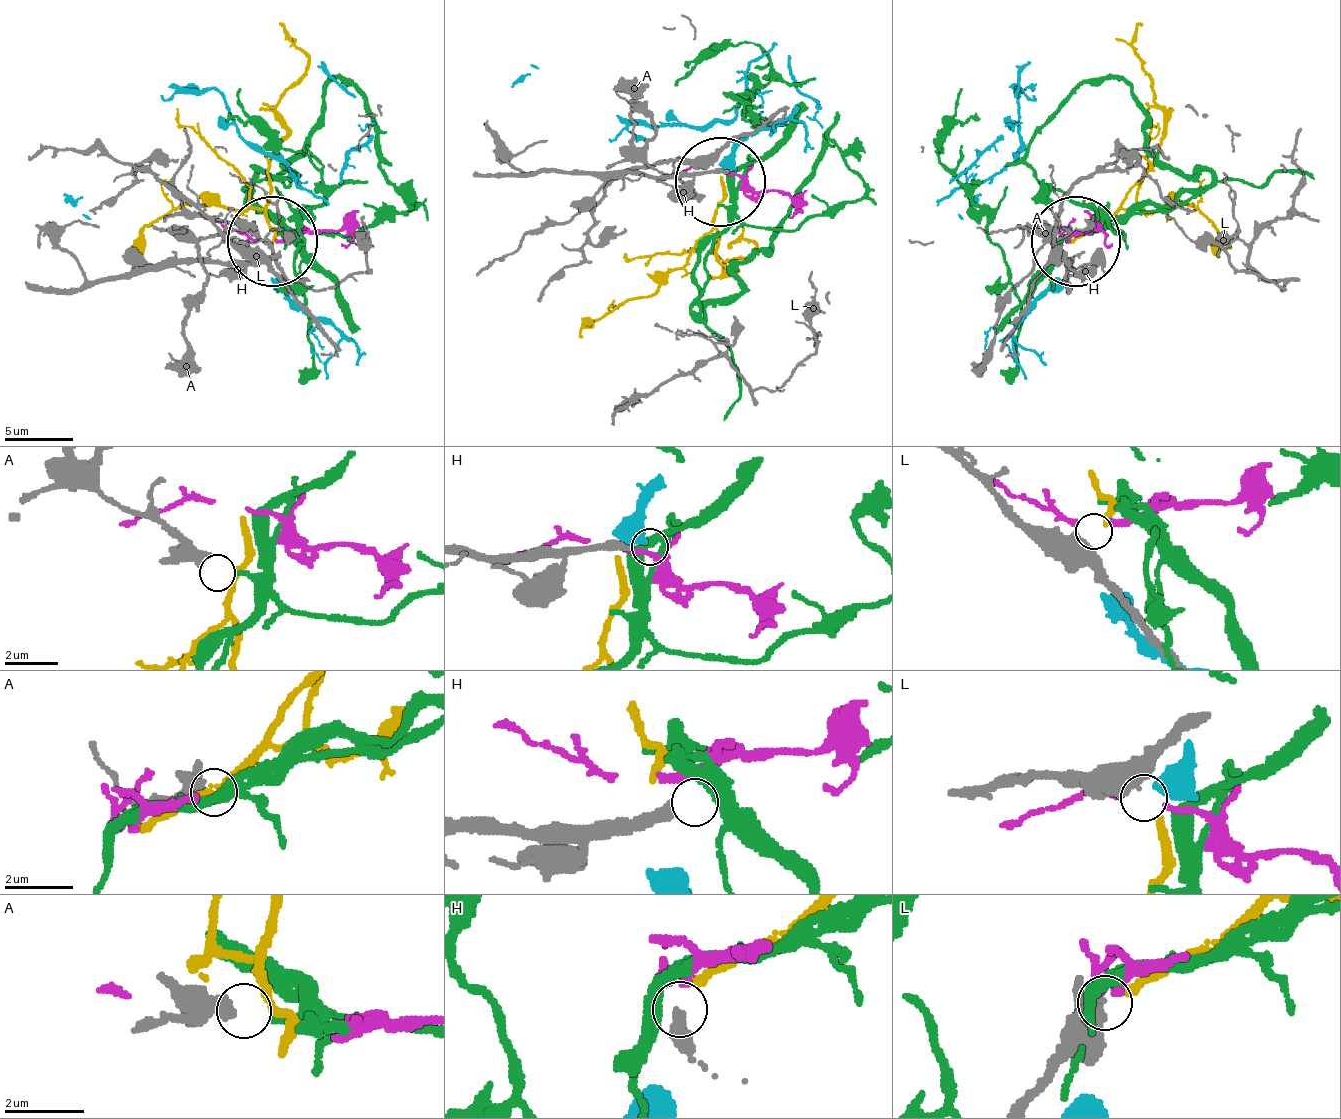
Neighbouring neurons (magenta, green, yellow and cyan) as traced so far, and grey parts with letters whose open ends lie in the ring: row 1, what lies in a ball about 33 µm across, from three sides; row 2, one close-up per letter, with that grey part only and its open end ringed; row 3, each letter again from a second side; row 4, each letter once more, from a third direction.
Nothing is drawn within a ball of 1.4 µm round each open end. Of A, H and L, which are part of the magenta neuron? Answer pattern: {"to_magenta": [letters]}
{"to_magenta": []}

